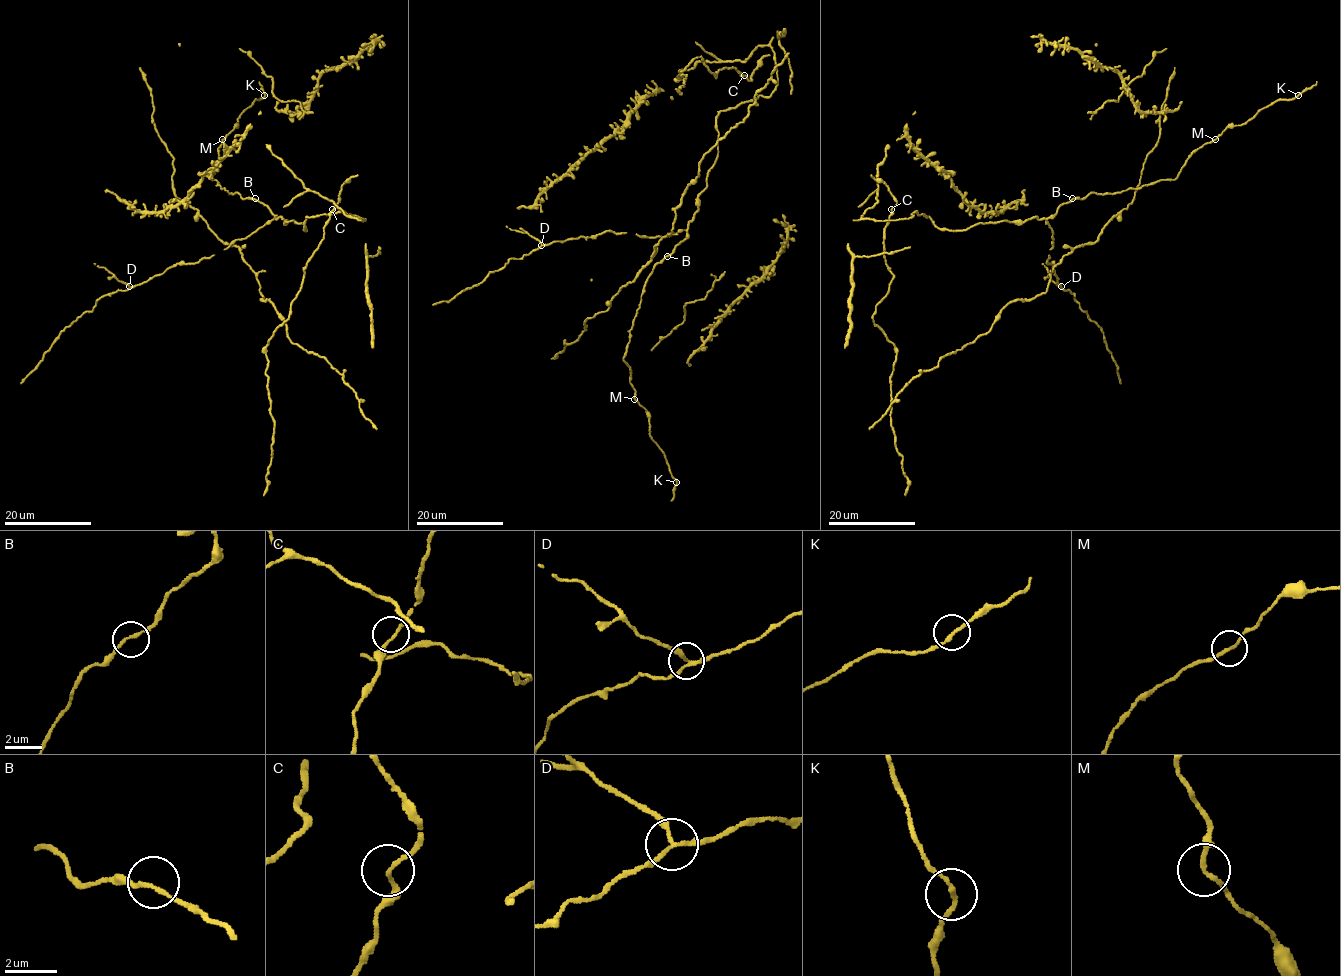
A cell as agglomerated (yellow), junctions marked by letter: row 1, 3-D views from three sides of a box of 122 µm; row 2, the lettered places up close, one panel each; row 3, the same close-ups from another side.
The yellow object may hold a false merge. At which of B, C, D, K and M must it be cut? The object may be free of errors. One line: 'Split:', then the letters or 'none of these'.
Split: D

